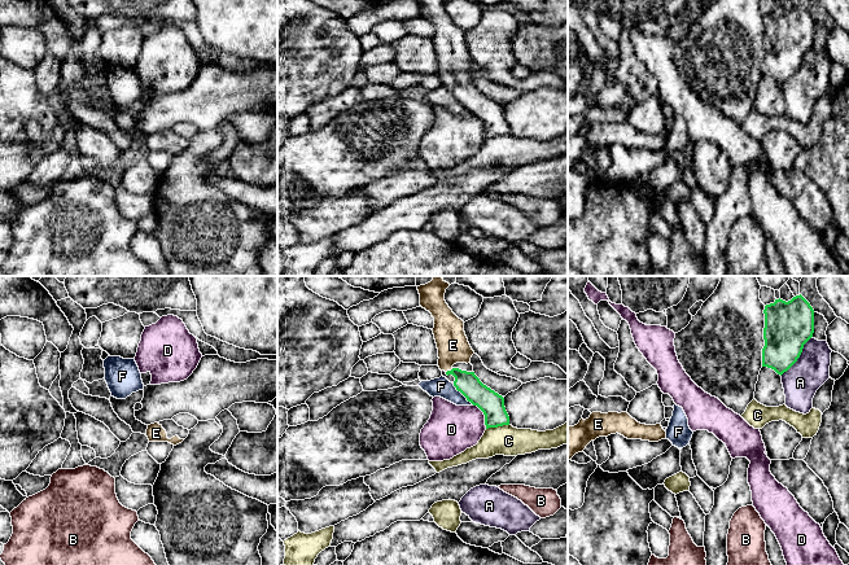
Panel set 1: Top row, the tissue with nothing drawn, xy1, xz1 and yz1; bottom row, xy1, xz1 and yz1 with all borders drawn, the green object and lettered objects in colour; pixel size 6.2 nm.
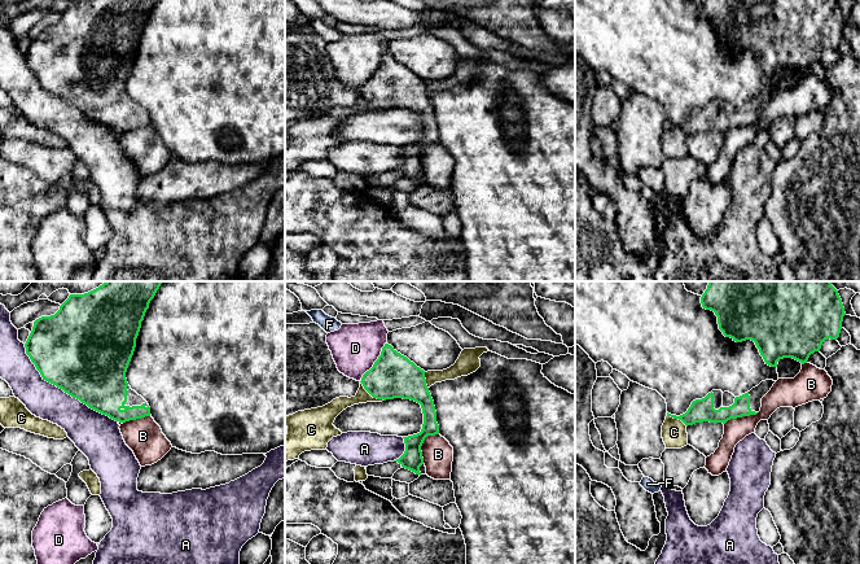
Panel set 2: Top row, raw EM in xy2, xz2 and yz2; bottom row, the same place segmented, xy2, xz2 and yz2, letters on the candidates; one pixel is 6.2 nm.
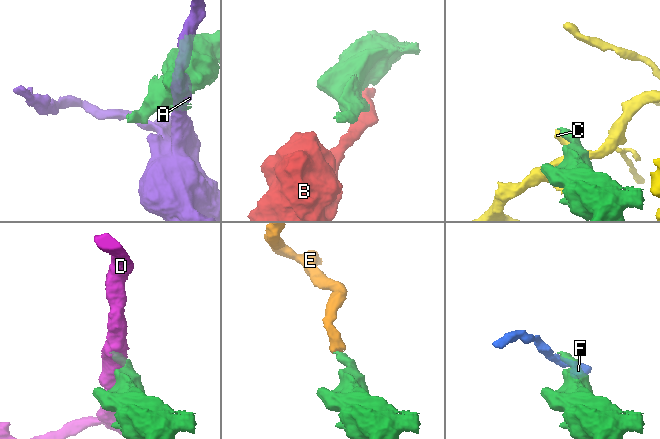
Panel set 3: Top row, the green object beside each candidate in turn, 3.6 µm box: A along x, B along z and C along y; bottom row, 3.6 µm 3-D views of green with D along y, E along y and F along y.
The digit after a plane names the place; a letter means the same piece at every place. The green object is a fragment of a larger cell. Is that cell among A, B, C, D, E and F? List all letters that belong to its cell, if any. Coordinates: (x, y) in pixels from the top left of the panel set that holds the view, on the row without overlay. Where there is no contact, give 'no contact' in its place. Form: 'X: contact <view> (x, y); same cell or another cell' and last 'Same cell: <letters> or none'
A: contact xy2 (64, 100); another cell
B: contact xz2 (421, 154); another cell
C: contact xz2 (371, 104); another cell
D: contact xz2 (374, 71); another cell
E: contact xz1 (449, 80); same cell
F: contact xz1 (463, 104); another cell
Same cell: E

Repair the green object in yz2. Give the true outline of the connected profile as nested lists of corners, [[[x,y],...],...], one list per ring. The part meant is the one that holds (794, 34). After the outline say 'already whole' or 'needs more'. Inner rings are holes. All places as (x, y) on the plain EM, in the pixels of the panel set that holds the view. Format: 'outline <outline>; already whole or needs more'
outline [[[705,0],[701,13],[715,22],[725,47],[736,52],[754,51],[771,76],[784,67],[807,73],[825,49],[839,47],[846,25],[838,0]]]; already whole

